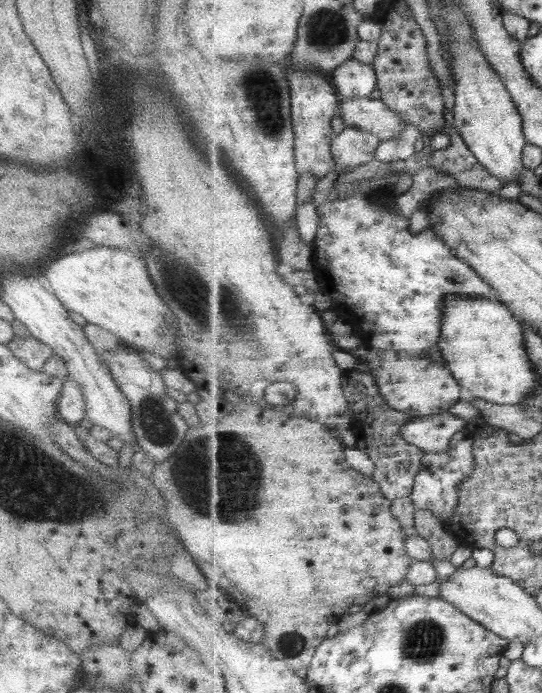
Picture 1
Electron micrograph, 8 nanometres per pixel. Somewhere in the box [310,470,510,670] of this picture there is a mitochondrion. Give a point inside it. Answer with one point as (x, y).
(422, 641)

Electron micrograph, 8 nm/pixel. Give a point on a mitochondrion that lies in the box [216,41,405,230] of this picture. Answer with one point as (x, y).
(261, 91)

